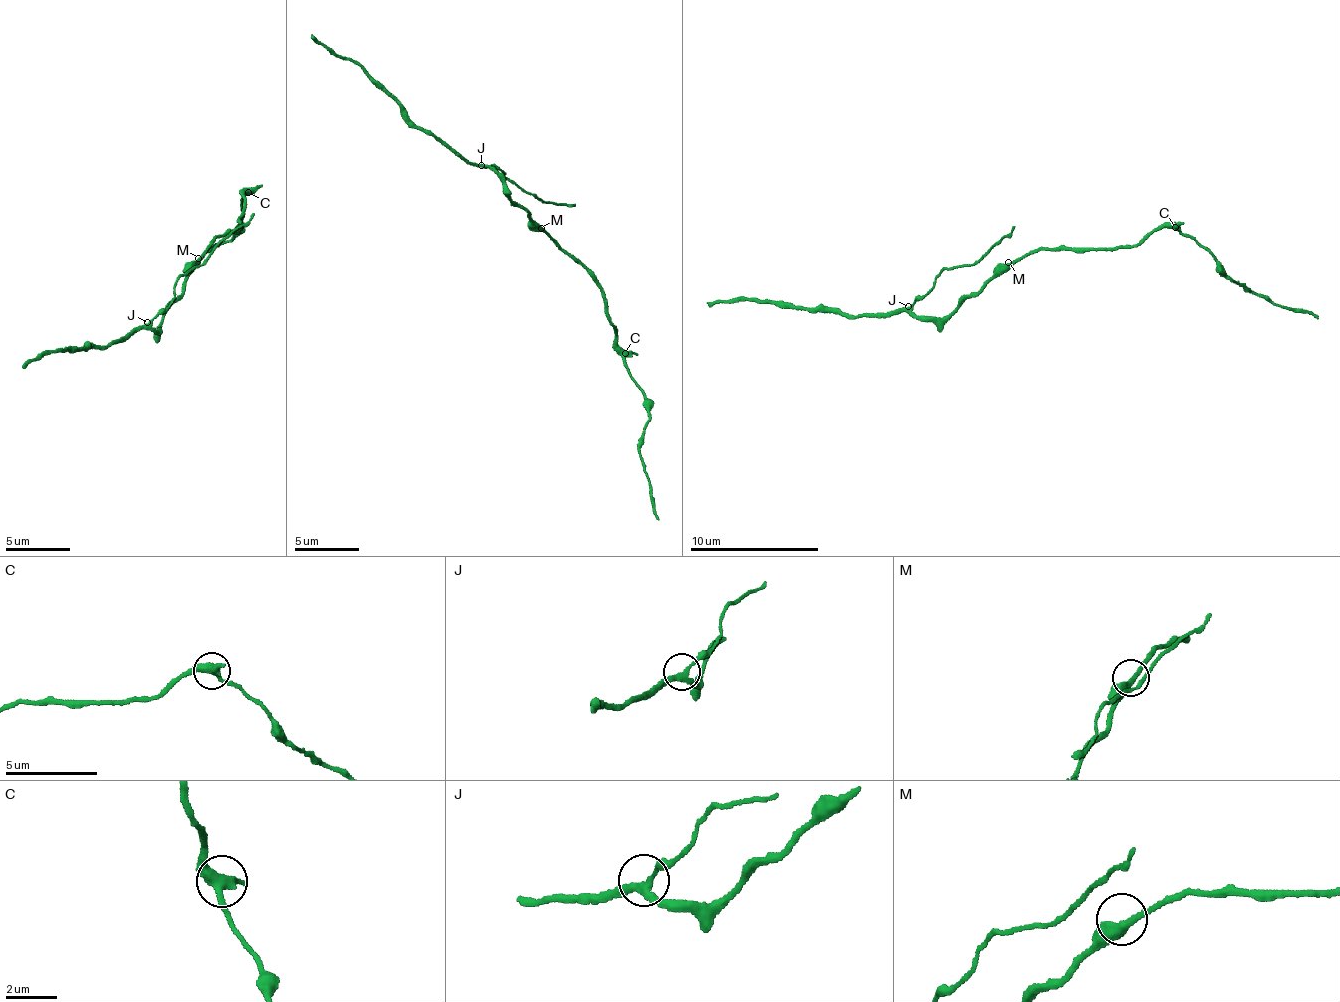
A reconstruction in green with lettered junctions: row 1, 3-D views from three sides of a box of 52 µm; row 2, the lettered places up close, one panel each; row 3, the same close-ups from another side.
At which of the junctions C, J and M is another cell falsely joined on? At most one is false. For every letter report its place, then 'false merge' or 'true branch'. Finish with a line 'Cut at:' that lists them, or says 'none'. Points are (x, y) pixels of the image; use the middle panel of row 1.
C: at (625, 353); false merge
J: at (481, 165); true branch
M: at (541, 228); true branch
Cut at: C

